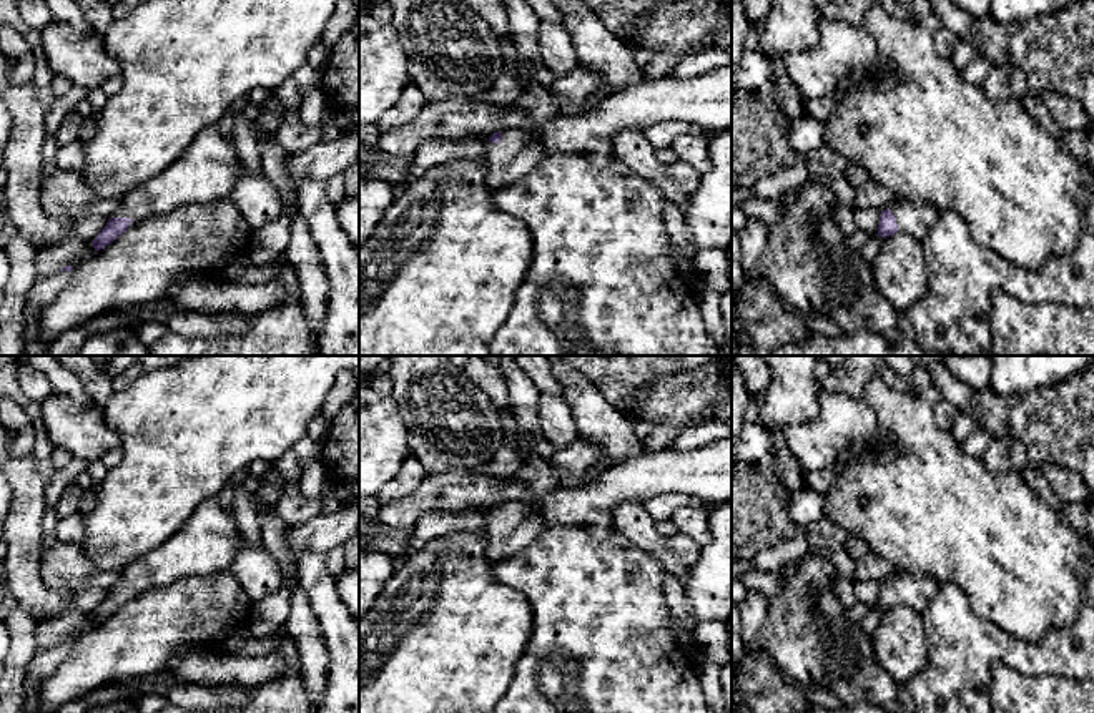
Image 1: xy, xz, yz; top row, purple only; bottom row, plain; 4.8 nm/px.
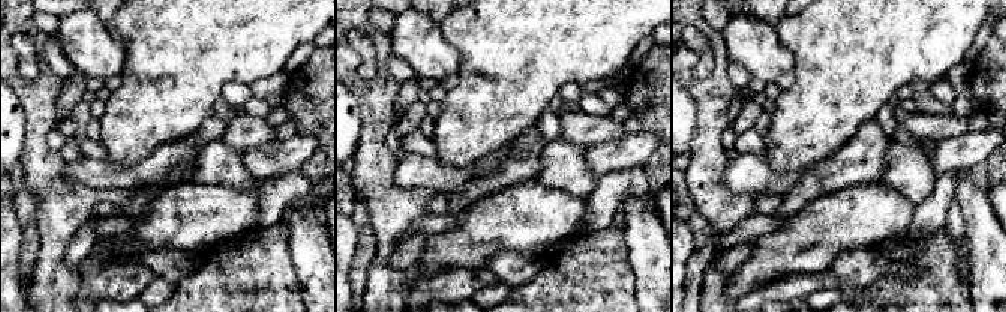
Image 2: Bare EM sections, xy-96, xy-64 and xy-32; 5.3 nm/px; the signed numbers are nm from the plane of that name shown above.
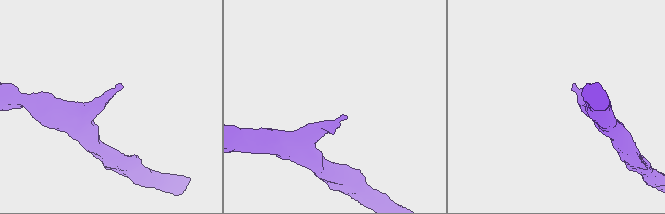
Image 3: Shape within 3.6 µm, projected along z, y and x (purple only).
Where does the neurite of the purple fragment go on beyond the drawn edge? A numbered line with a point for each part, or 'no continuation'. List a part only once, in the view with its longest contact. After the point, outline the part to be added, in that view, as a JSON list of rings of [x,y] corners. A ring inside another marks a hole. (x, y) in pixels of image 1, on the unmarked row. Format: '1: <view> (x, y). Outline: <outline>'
1: xy (206, 544). Outline: [[[216,497],[205,500],[170,540],[128,563],[113,590],[130,590],[130,602],[151,588],[163,588],[181,578],[226,572],[241,540],[233,510]]]

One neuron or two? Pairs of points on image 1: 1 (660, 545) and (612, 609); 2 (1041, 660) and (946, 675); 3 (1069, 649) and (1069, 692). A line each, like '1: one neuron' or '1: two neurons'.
1: two neurons
2: one neuron
3: two neurons

